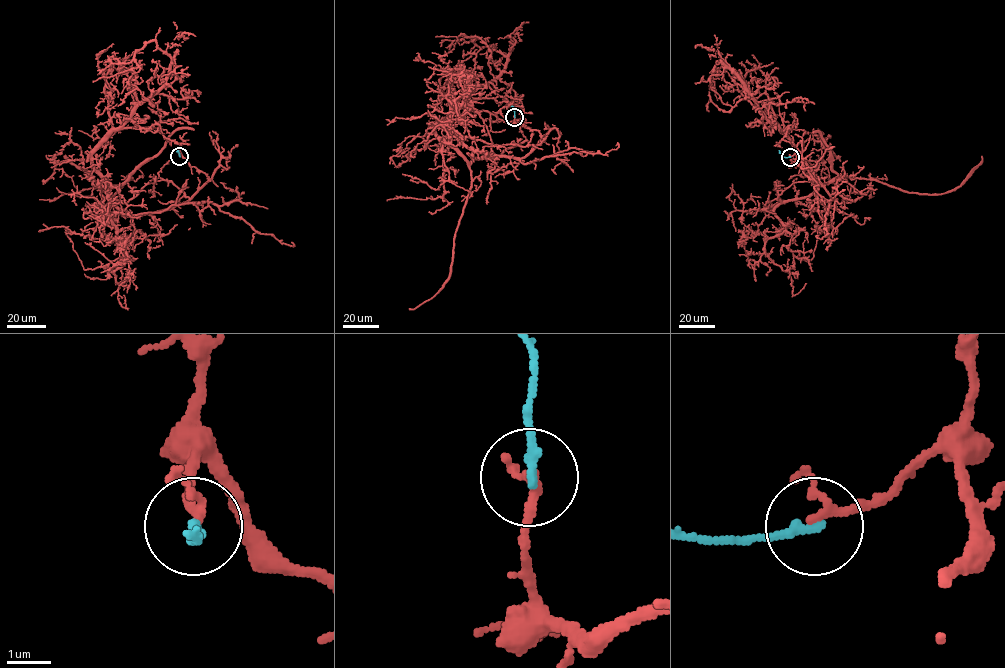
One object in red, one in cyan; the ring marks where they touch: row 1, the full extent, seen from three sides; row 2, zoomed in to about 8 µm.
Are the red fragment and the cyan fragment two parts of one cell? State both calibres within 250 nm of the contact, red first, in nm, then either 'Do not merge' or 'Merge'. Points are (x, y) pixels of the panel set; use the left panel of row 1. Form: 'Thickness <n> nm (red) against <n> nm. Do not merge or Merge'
Thickness 160 nm (red) against 240 nm. Do not merge

